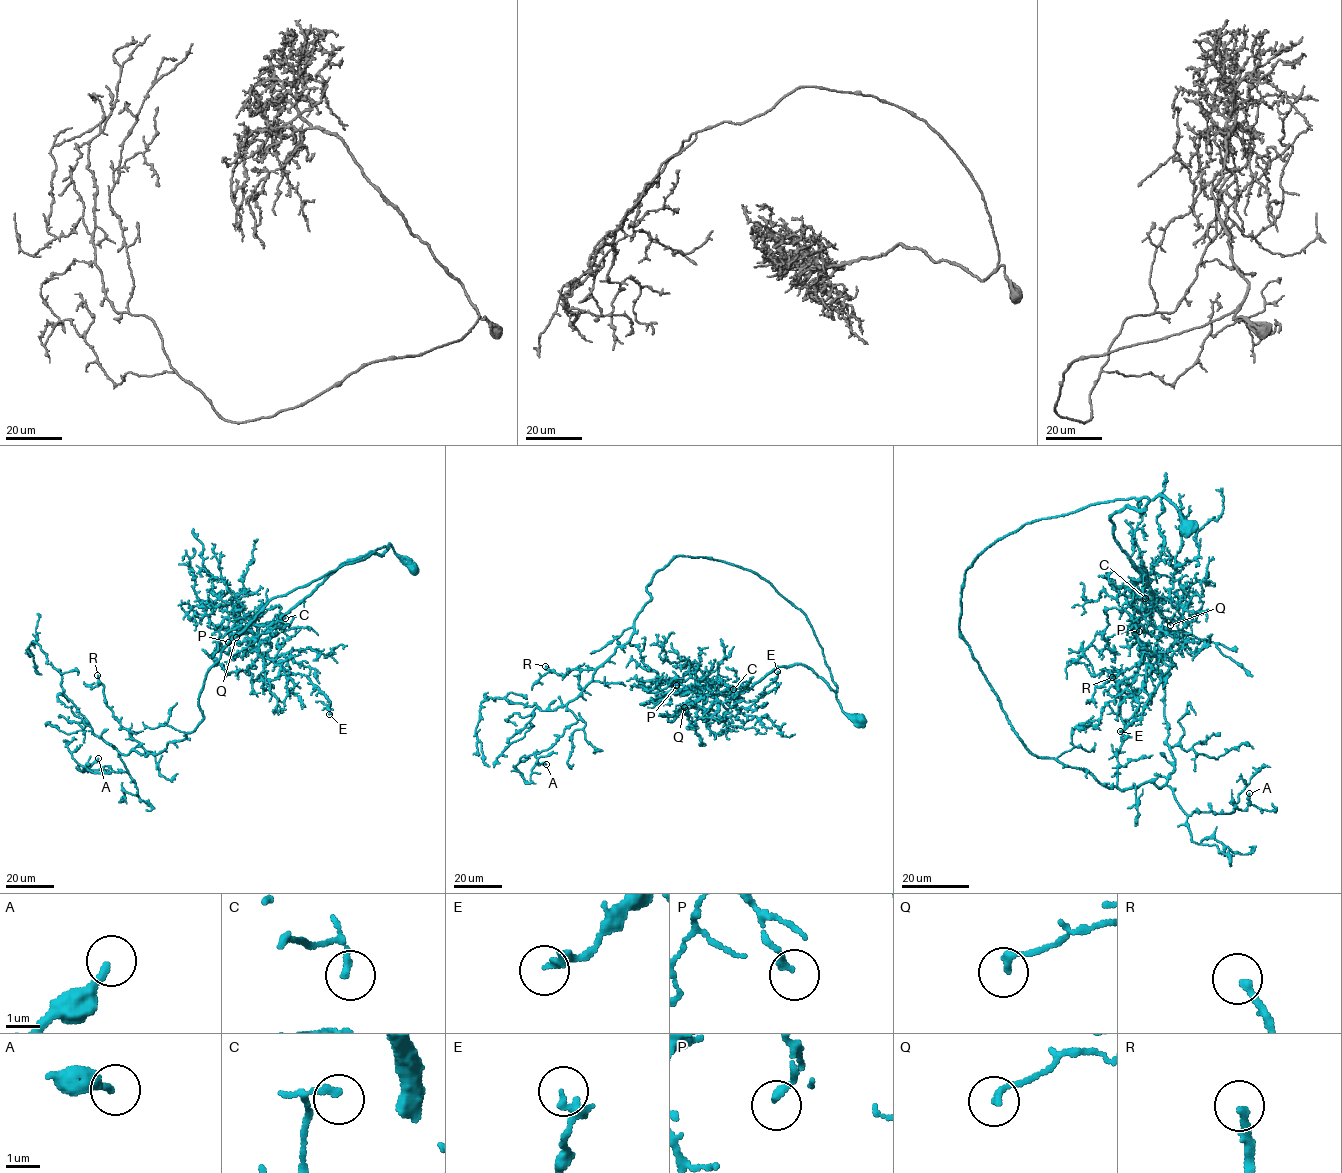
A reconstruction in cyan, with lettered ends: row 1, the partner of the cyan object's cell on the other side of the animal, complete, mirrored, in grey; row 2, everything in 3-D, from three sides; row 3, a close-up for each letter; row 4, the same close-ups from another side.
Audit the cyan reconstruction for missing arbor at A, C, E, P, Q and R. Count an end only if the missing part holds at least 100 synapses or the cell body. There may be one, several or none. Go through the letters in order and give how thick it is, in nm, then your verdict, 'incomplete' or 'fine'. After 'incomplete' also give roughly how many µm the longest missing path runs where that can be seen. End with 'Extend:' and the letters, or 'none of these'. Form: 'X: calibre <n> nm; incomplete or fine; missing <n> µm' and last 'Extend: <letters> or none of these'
A: calibre 200 nm; fine
C: calibre 180 nm; fine
E: calibre 280 nm; fine
P: calibre 220 nm; fine
Q: calibre 170 nm; fine
R: calibre 240 nm; incomplete; missing 45 µm
Extend: R

